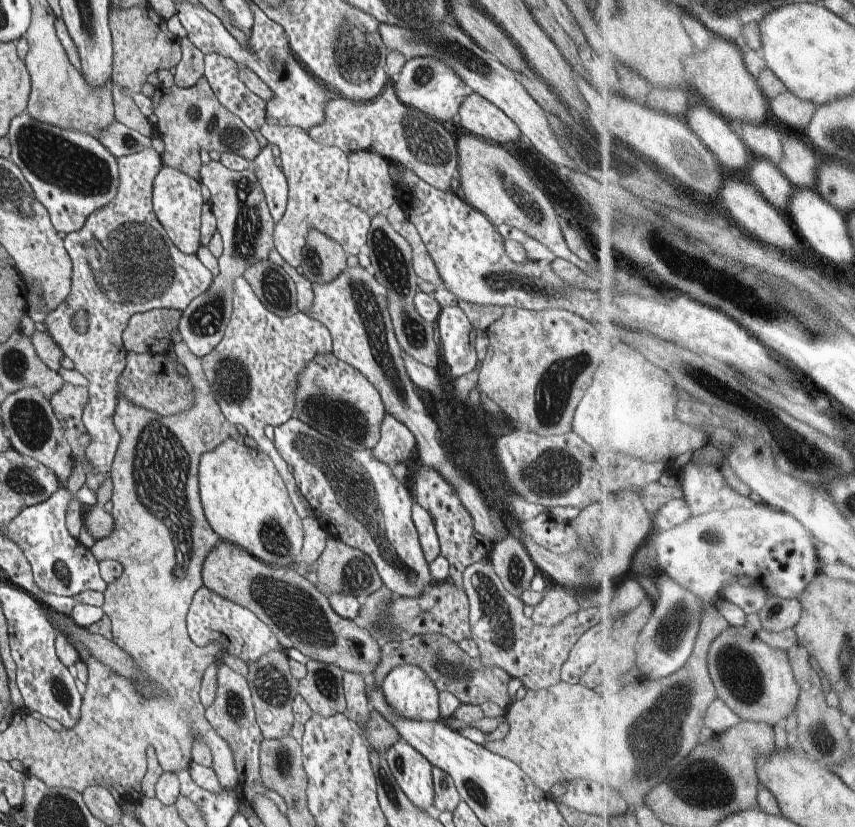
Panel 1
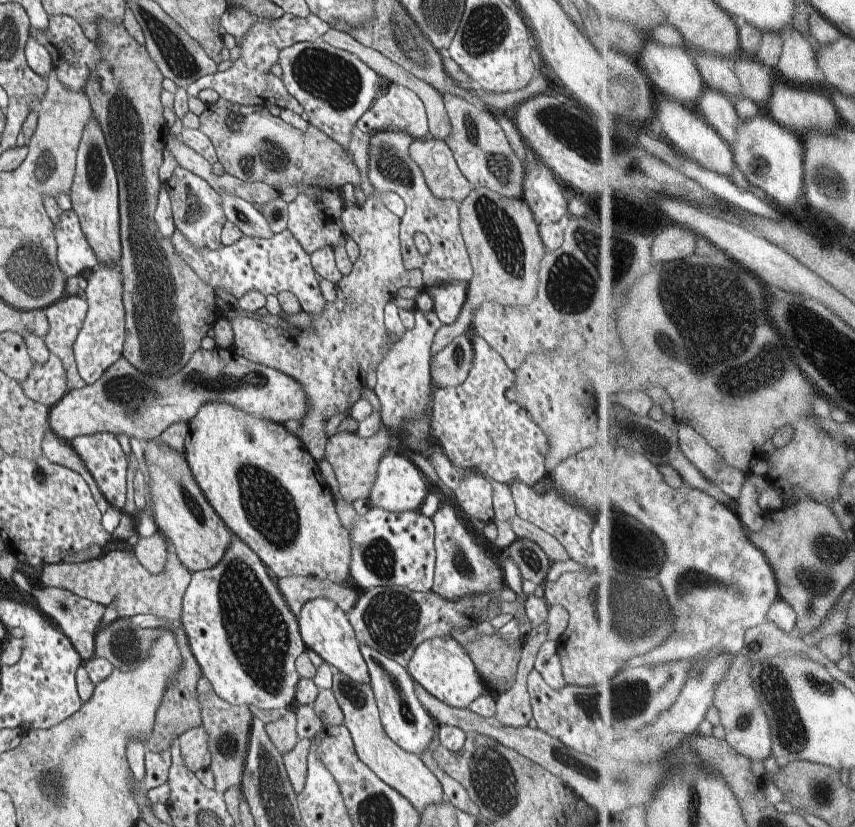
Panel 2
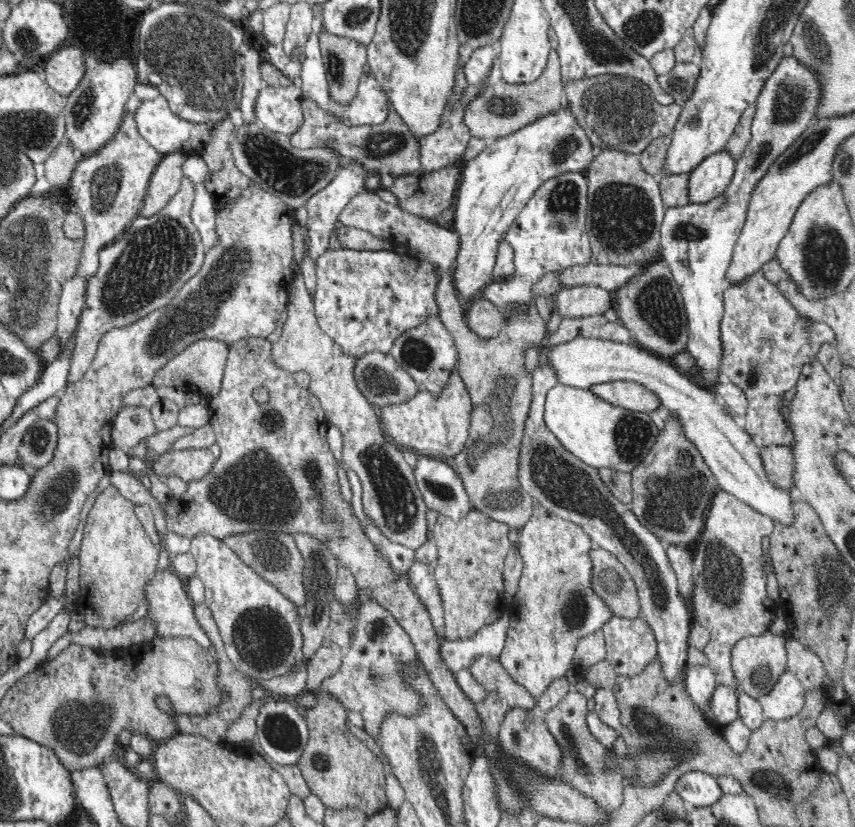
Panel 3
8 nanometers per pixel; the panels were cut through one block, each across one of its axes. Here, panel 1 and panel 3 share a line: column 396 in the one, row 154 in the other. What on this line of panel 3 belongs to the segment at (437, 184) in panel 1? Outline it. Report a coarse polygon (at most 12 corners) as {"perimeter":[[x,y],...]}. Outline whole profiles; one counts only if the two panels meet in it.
{"perimeter":[[129,110],[78,159],[66,198],[82,217],[78,270],[58,300],[61,352],[99,252],[139,217],[163,154]]}

